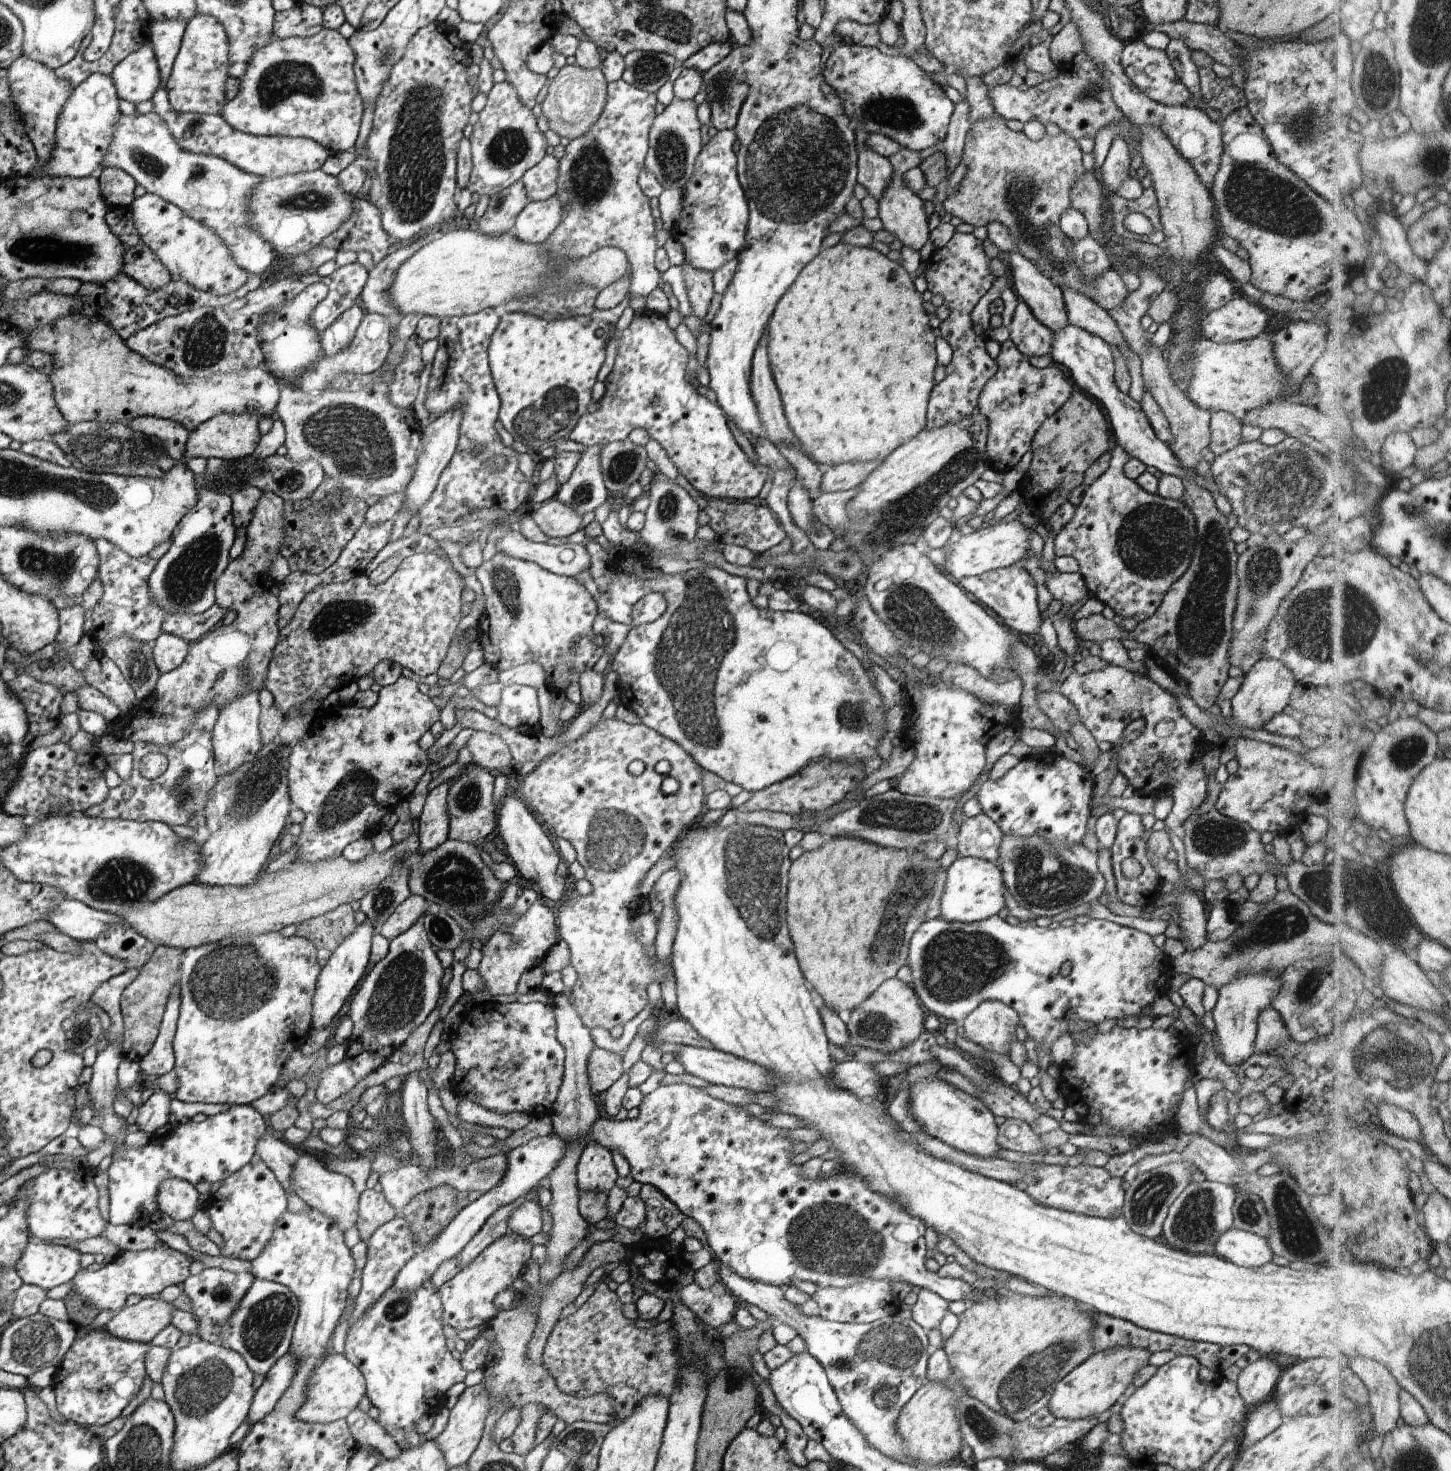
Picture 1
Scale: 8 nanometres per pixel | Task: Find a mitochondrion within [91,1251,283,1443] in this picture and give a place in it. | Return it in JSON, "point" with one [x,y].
{"point":[199,1392]}

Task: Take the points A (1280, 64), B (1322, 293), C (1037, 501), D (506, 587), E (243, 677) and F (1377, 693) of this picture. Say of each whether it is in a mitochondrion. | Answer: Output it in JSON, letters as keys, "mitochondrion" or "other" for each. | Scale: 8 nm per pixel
{"A":"other","B":"other","C":"other","D":"mitochondrion","E":"mitochondrion","F":"other"}

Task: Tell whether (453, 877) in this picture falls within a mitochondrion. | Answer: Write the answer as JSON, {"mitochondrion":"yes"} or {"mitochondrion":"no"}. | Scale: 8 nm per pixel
{"mitochondrion":"yes"}

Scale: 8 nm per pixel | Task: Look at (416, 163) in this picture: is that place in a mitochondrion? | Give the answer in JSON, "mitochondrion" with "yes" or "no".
{"mitochondrion":"yes"}

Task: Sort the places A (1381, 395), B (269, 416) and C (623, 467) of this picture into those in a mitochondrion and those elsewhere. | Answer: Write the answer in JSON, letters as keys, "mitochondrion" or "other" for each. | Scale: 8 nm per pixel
{"A":"mitochondrion","B":"other","C":"mitochondrion"}

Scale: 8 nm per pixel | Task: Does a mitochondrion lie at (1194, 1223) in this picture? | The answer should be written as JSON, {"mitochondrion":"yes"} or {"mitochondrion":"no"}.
{"mitochondrion":"yes"}

